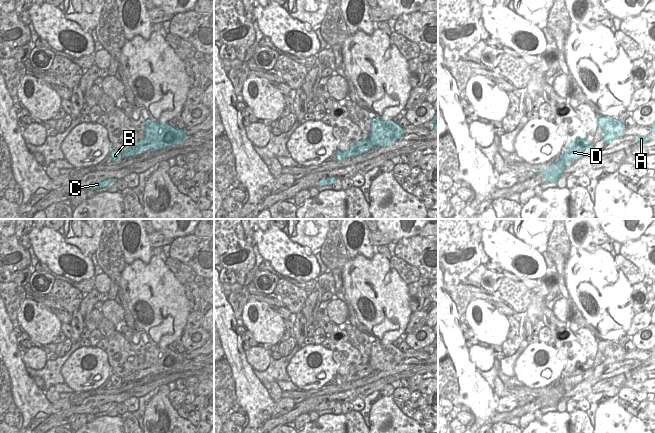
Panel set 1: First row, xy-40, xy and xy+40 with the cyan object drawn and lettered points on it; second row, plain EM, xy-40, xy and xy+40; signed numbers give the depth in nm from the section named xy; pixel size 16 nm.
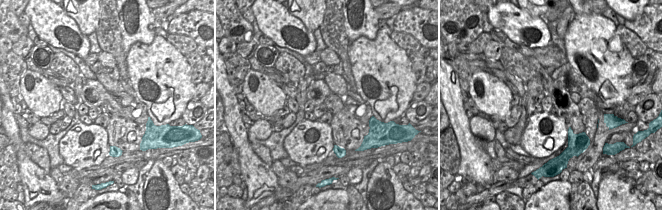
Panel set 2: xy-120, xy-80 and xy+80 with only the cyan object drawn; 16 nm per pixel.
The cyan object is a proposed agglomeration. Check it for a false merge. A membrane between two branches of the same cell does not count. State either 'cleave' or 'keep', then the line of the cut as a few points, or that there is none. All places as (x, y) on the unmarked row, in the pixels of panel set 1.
cleave | xy (342, 376), (345, 381)

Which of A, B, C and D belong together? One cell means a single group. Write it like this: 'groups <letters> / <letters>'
groups A C D / B

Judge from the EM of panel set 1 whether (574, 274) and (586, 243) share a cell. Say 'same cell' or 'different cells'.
different cells

